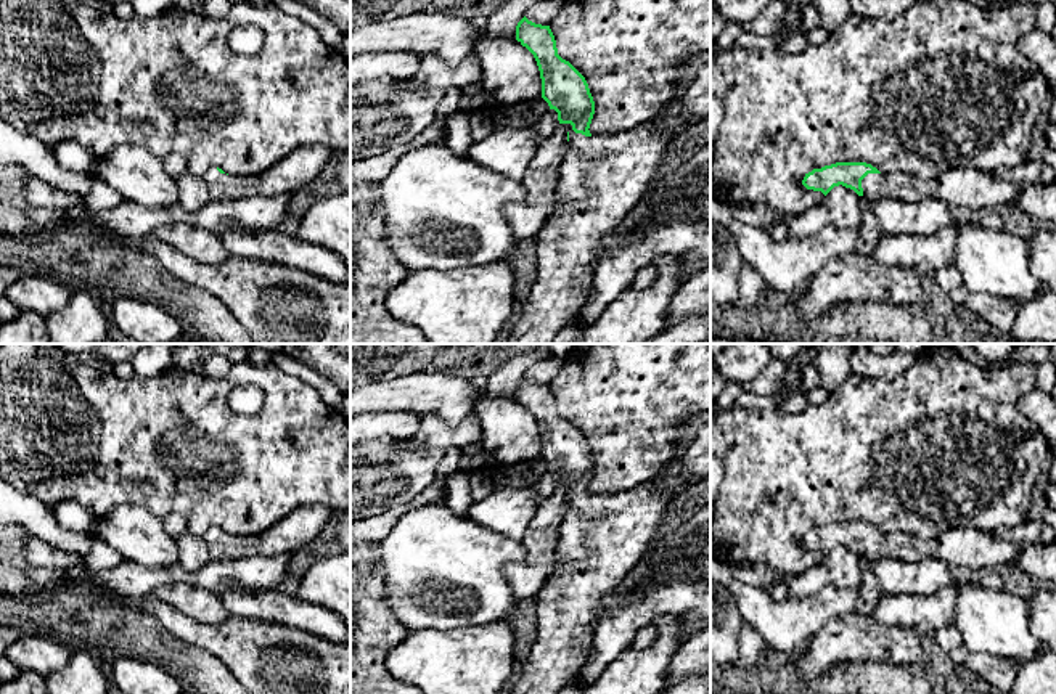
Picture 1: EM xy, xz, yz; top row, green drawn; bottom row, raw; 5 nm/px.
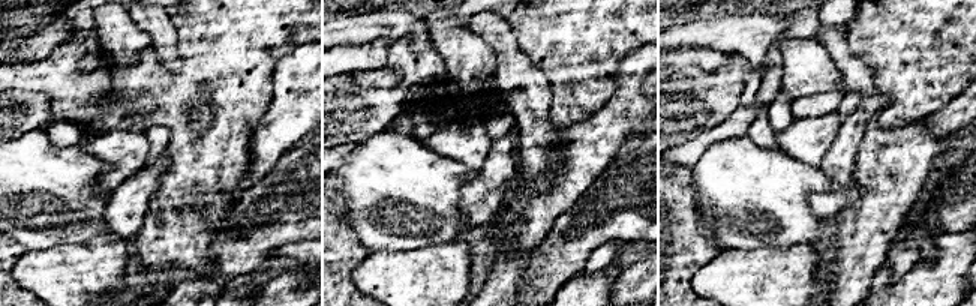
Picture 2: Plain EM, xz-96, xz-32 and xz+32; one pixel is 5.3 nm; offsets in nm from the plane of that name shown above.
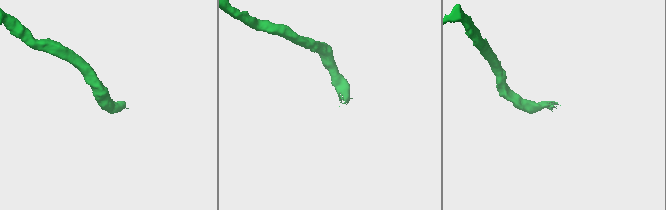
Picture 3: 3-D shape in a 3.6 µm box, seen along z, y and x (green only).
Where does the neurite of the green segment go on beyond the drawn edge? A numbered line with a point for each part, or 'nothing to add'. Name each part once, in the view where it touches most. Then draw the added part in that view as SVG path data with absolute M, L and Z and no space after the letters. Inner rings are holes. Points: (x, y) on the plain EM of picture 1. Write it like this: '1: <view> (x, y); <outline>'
1: yz (965, 550); M955 527L932 540L910 533L868 533L862 540L868 561L892 557L903 562L937 559L956 574L979 574L1016 561L1029 543L1013 543L972 527Z

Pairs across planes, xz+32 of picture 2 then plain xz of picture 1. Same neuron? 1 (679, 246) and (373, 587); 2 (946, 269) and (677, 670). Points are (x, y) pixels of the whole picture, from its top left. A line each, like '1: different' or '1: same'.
1: same
2: different

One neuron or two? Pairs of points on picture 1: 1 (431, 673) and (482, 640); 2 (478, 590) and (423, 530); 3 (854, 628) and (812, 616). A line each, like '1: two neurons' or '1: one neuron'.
1: one neuron
2: one neuron
3: two neurons

